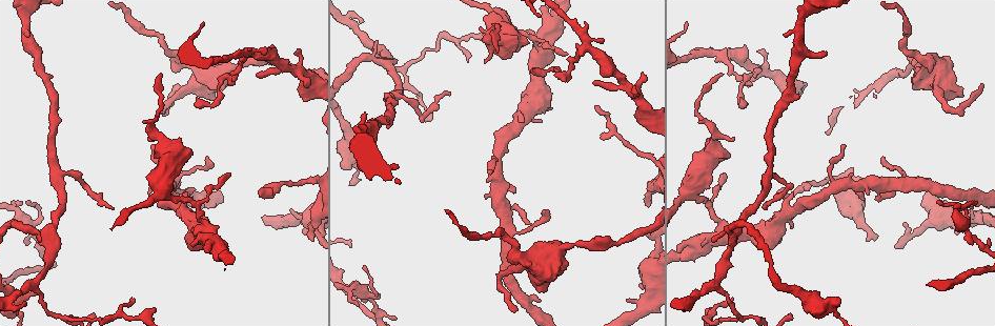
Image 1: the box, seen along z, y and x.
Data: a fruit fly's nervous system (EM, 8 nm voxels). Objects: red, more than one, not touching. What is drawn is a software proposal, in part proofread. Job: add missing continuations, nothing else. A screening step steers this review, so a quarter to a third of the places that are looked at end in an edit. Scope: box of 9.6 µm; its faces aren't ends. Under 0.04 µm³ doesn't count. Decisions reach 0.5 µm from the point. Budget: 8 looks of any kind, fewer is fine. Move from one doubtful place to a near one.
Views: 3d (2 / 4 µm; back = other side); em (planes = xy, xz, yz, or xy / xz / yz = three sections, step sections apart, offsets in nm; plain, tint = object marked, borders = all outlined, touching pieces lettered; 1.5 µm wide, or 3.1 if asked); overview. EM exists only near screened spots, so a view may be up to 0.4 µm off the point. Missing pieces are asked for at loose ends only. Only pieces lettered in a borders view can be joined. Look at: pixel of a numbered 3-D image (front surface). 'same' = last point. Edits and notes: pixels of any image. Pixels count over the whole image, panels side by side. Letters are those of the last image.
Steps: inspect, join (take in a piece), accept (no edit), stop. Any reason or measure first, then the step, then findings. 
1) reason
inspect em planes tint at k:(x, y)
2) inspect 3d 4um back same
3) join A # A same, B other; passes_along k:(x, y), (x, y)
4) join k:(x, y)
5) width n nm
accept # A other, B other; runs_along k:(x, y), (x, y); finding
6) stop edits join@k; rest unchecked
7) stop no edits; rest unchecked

an open end
inspect 3d 4um at 1:(826, 52)

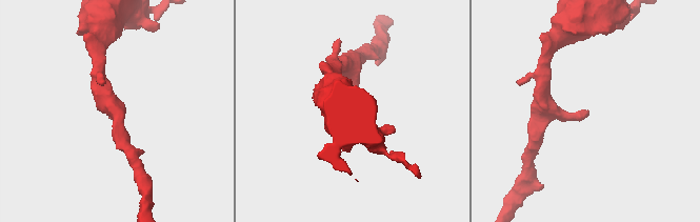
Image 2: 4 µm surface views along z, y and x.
inspect em yz step 8 tint at 2:(588, 110)

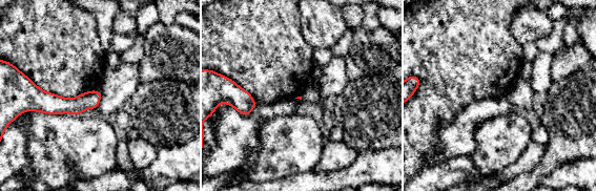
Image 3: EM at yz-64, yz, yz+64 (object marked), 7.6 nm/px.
inspect em planes borders same

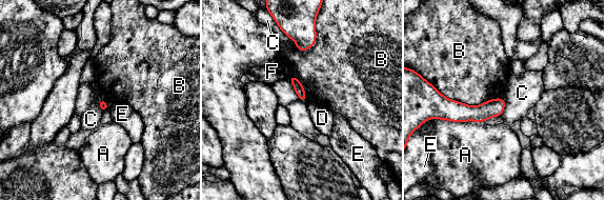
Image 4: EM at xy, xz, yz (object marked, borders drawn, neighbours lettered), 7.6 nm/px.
longest_contact B 550 nm
accept # A other, B other, C other, D other, E other, F other; runs_along 4:(502, 101), (484, 112), (441, 105); no lettered piece goes on from it

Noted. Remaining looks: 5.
long arm stops here
inspect em planes borders at 1:(176, 86)

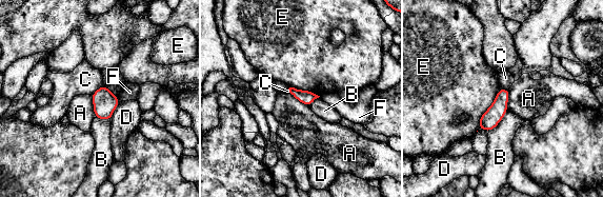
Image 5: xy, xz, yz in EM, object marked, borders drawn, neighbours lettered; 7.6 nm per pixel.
accept # A other, B other, C other, D other, E other, F other; border 5:(89, 95), (93, 101), (95, 117); none of them fits

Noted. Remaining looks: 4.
an open end
inspect 3d 4um at 1:(641, 74)

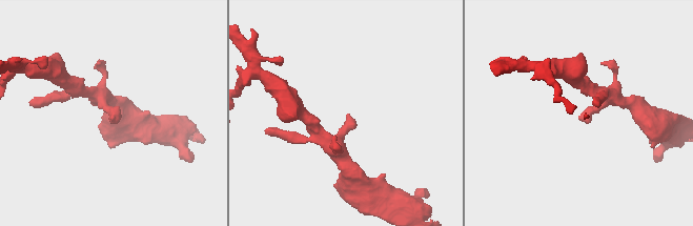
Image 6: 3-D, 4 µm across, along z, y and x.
now the EM
inspect em planes borders at 6:(110, 120)

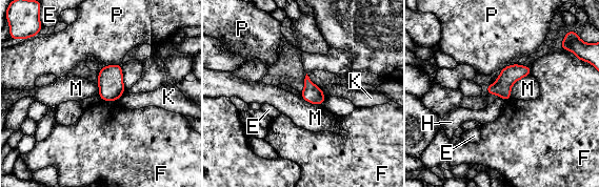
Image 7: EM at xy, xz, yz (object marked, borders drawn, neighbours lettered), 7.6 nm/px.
width 140 nm
accept # E other, F other, H other, K other, M other, P other; border 7:(531, 74), (513, 84), (511, 98); no lettered piece goes on from it

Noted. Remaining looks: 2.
stop no edits; rest unchecked

